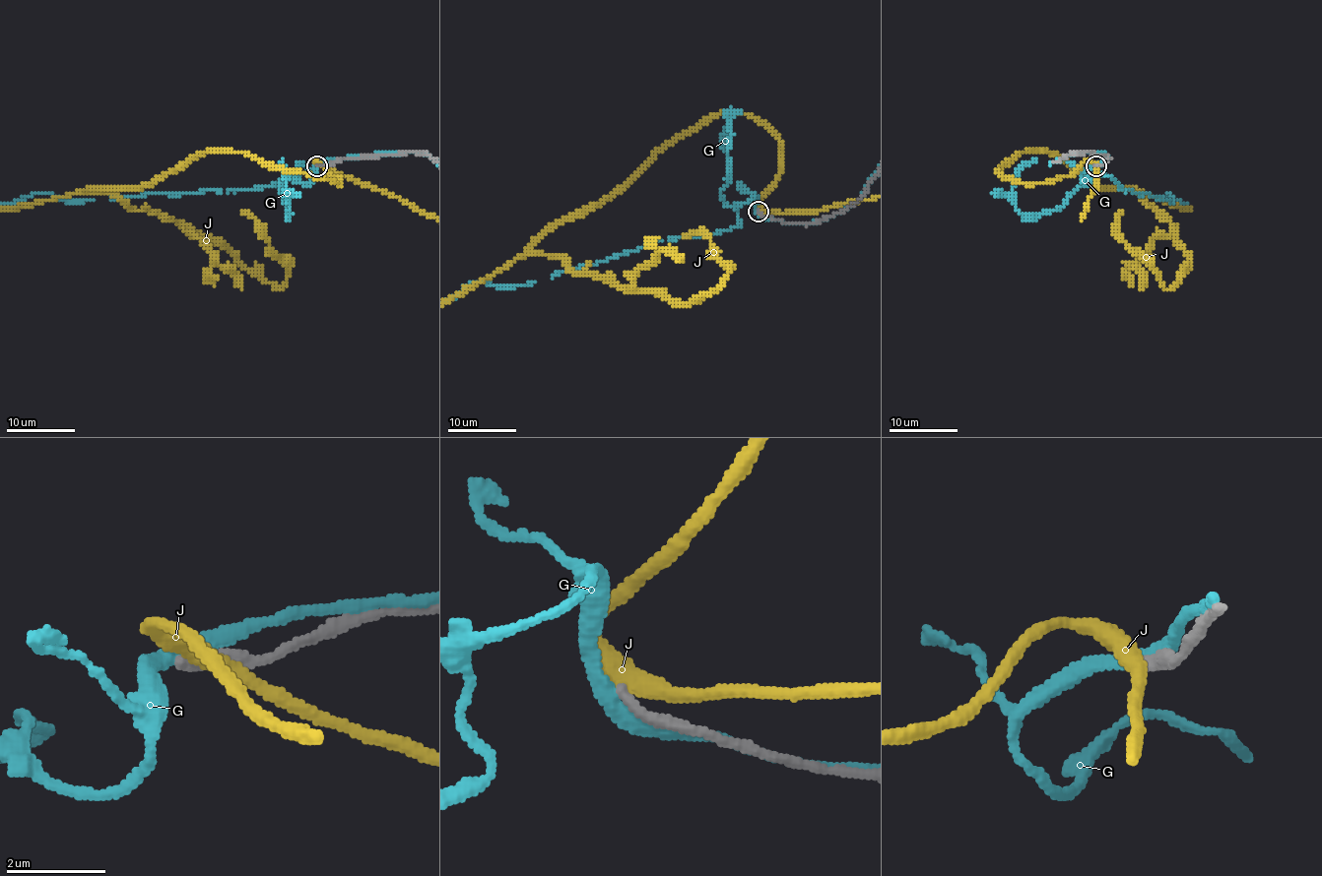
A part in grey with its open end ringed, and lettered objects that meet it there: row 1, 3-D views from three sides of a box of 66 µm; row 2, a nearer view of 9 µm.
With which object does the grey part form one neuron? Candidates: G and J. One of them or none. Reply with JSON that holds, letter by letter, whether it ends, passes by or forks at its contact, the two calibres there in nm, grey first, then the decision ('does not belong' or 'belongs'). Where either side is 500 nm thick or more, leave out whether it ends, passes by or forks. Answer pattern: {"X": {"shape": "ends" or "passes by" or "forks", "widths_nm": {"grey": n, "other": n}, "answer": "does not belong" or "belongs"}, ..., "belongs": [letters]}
{"G": {"shape": "passes by", "widths_nm": {"grey": 360, "other": 340}, "answer": "does not belong"}, "J": {"shape": "passes by", "widths_nm": {"grey": 280, "other": 420}, "answer": "does not belong"}, "belongs": []}

